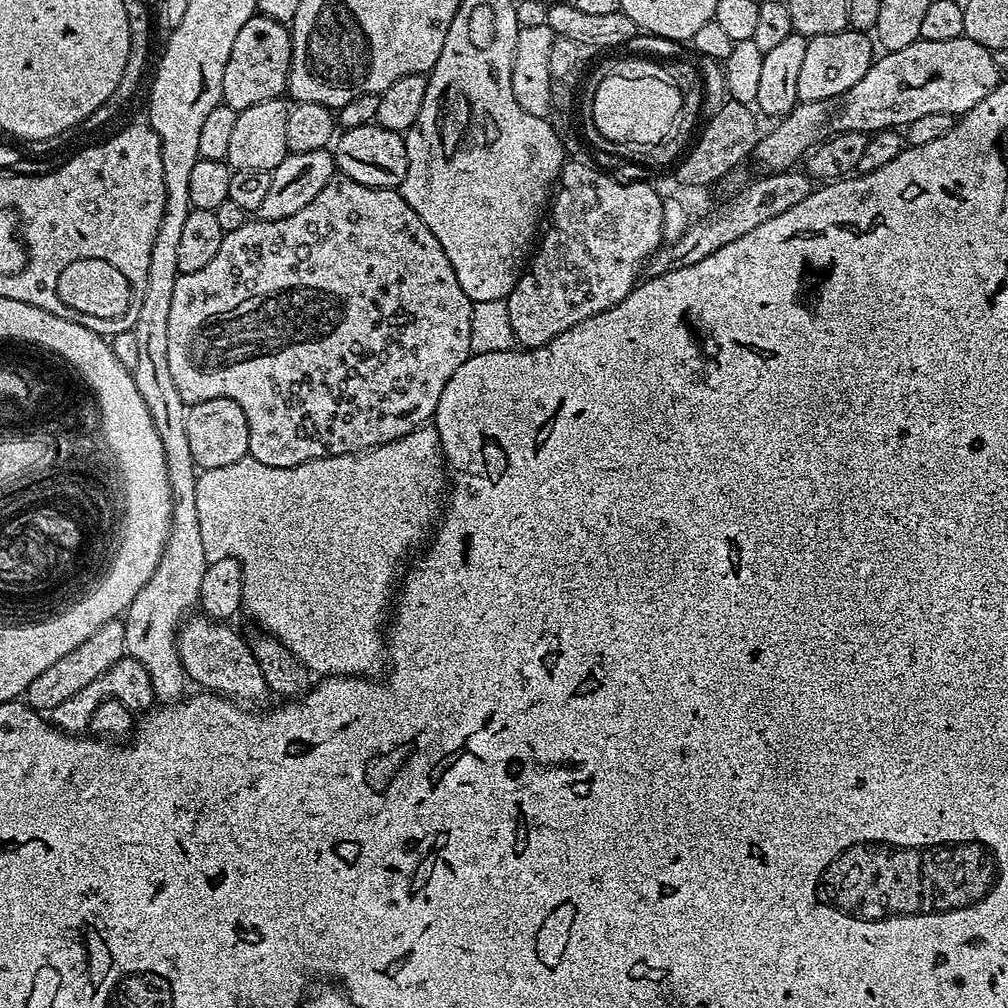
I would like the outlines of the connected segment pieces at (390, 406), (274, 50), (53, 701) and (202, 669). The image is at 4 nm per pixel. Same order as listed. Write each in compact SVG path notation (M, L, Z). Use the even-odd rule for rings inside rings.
M333 178L326 186L326 190L322 190L322 194L318 194L318 198L314 198L314 202L310 202L310 206L298 210L298 214L290 214L290 218L282 218L278 222L249 219L242 226L238 226L238 230L225 232L222 247L218 249L218 254L214 254L214 258L206 267L202 270L194 270L194 274L185 272L180 274L174 282L174 295L170 302L170 319L166 329L166 362L170 362L170 378L174 378L174 386L178 388L178 394L184 399L185 405L201 404L210 398L230 398L234 402L238 402L238 406L245 408L248 413L249 425L254 426L254 458L258 462L266 462L266 466L289 468L298 466L307 460L317 460L323 456L350 456L354 452L364 452L367 448L374 448L378 444L394 442L405 436L407 432L427 425L435 417L438 398L442 398L442 390L446 390L446 382L450 382L450 378L454 378L454 370L458 370L458 366L462 366L462 362L466 362L468 357L473 355L470 346L472 306L472 299L466 294L466 290L462 290L462 286L458 286L454 266L450 266L450 258L446 258L438 238L434 238L434 234L430 234L426 222L422 222L422 218L418 218L418 214L414 214L414 210L408 205L400 191L394 188L362 186L347 178Z
M259 14L250 17L246 26L238 30L238 38L234 38L230 62L226 62L226 70L222 74L223 103L237 113L258 102L283 97L288 87L291 57L292 34L285 25Z
M117 618L98 626L98 630L94 630L94 634L90 634L90 638L86 638L86 642L82 642L82 646L70 650L70 654L66 654L66 658L58 658L58 662L54 662L54 666L42 670L42 674L38 674L38 678L34 678L34 682L30 682L26 702L41 714L51 713L52 708L62 706L62 702L66 702L66 698L78 694L78 690L90 686L90 682L94 682L102 674L106 674L106 670L110 670L110 666L114 666L114 662L118 662L125 656L125 646L126 630L123 619Z
M192 614L181 623L176 633L176 653L184 667L184 675L189 681L201 684L201 689L217 696L226 696L237 702L269 699L266 678L258 670L258 662L252 653L251 643L243 640L232 629L231 623L211 620L203 614Z

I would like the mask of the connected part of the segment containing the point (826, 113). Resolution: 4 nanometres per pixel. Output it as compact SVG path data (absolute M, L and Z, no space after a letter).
M965 35L950 38L947 42L926 42L918 39L910 46L902 46L902 50L884 52L881 60L880 57L873 59L870 70L866 70L859 82L844 95L818 102L805 100L797 103L787 116L777 119L773 123L776 125L769 132L765 131L756 143L754 161L761 168L761 173L786 172L795 169L809 150L839 132L871 134L887 128L900 130L914 122L914 118L922 118L925 114L950 114L959 118L974 106L978 106L978 102L982 102L982 98L986 98L986 94L990 94L990 90L1000 84L1002 73L998 66L994 66L992 53L992 49Z

